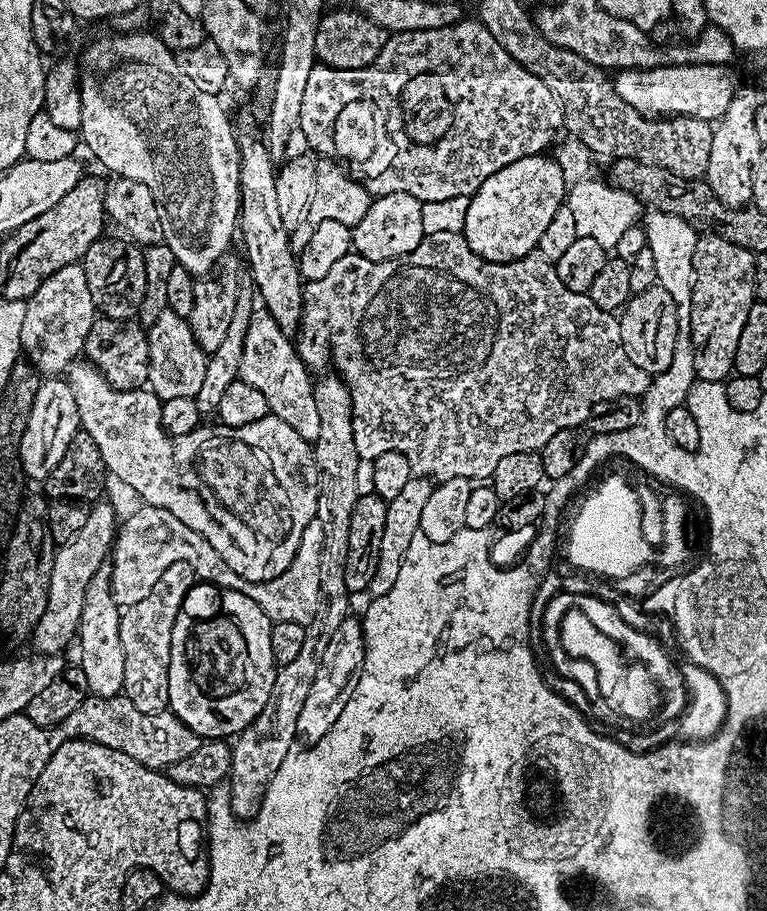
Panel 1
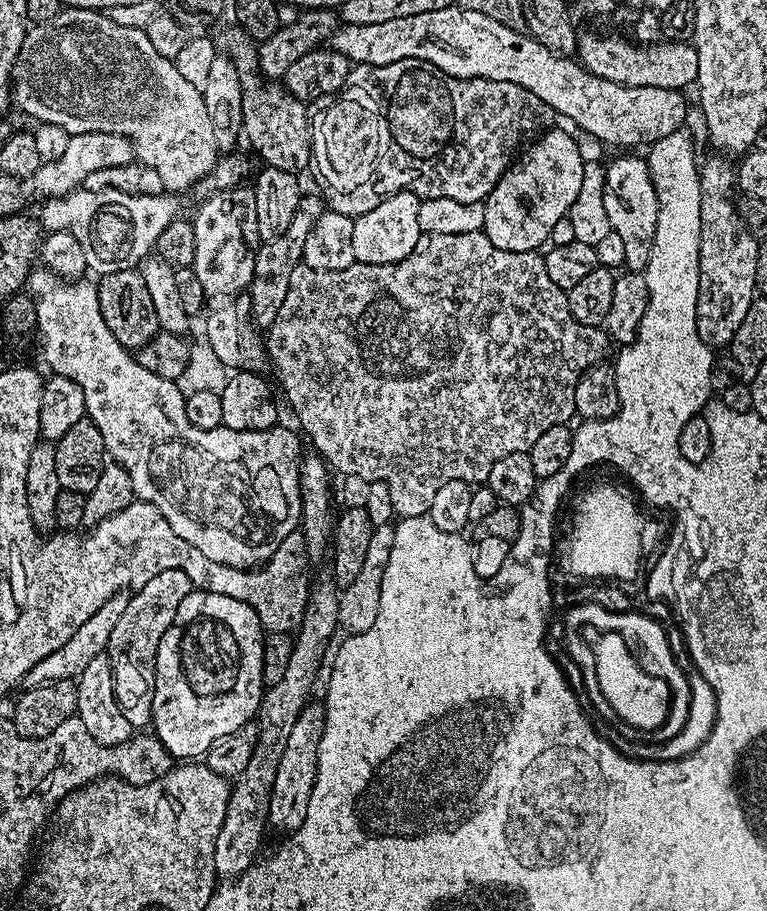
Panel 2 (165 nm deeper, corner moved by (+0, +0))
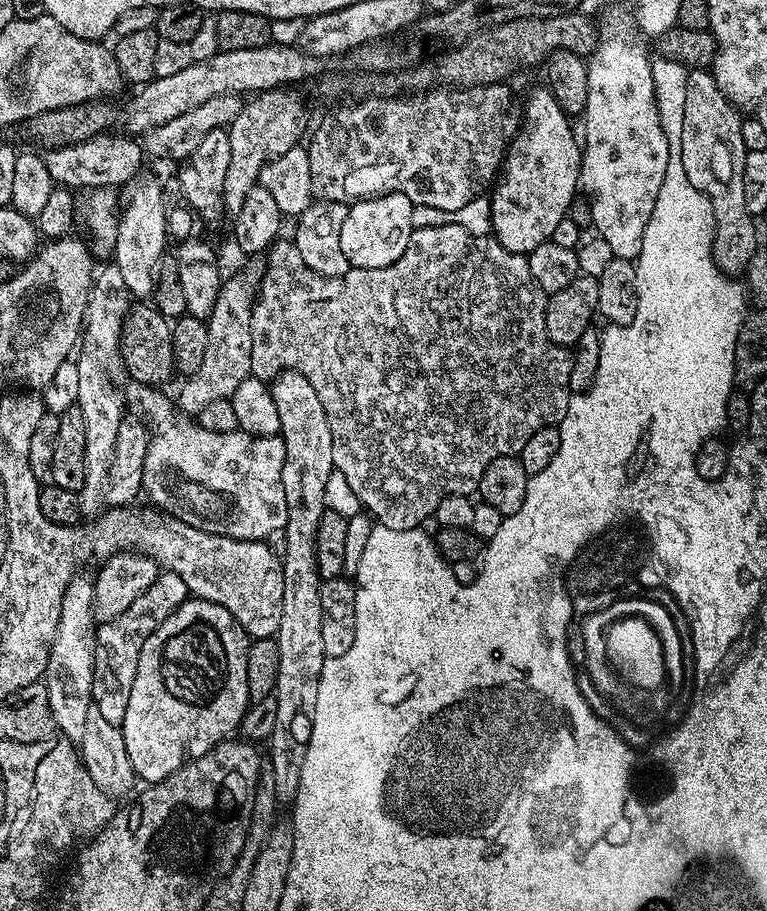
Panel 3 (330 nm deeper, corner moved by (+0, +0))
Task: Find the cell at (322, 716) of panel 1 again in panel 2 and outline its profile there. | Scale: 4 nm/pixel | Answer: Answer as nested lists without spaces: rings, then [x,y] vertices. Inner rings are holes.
[[[309,702],[298,714],[290,738],[286,738],[286,750],[282,750],[278,762],[277,777],[274,778],[268,811],[269,827],[285,834],[291,834],[304,825],[306,814],[311,811],[316,790],[316,763],[320,735],[324,733],[324,709],[319,703]]]

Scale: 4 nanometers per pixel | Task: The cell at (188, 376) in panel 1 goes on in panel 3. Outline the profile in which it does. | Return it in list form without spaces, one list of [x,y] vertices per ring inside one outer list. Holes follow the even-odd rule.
[[[159,187],[134,189],[128,205],[125,203],[119,213],[114,253],[115,267],[122,270],[122,278],[133,297],[148,298],[157,291],[160,263],[164,260],[164,247],[167,244],[170,244],[170,237],[165,216],[165,199],[161,189]]]

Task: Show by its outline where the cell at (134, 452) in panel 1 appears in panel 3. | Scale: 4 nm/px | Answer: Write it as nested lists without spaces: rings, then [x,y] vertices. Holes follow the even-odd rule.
[[[152,386],[141,387],[140,408],[144,411],[143,419],[150,429],[148,437],[148,449],[146,450],[146,462],[142,466],[142,489],[143,495],[149,496],[153,500],[155,507],[161,513],[171,514],[175,519],[181,520],[183,524],[189,524],[191,528],[196,528],[200,532],[208,532],[211,536],[225,536],[231,540],[263,540],[267,541],[268,536],[283,533],[286,526],[286,494],[282,491],[282,466],[286,458],[284,442],[279,435],[275,436],[252,436],[248,432],[234,431],[226,434],[214,434],[214,430],[201,428],[195,419],[189,418],[185,413],[178,410],[177,405],[168,396],[163,396],[163,391]]]

